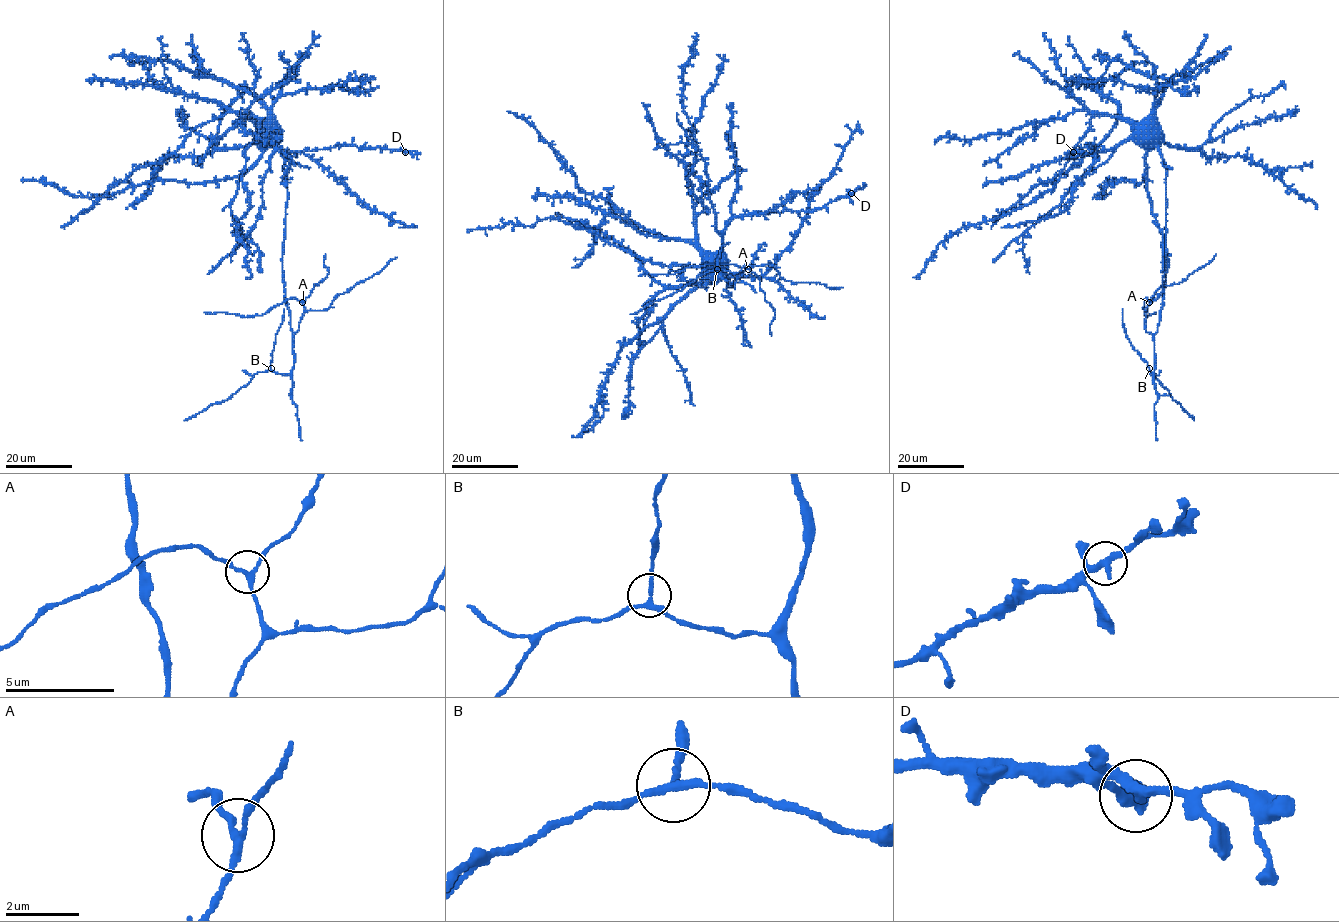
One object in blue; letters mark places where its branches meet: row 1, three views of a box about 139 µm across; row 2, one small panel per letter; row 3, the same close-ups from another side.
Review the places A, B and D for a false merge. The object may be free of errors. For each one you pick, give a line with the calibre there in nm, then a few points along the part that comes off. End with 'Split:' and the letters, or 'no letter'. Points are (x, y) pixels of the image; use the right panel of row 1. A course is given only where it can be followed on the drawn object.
Split: no letter

